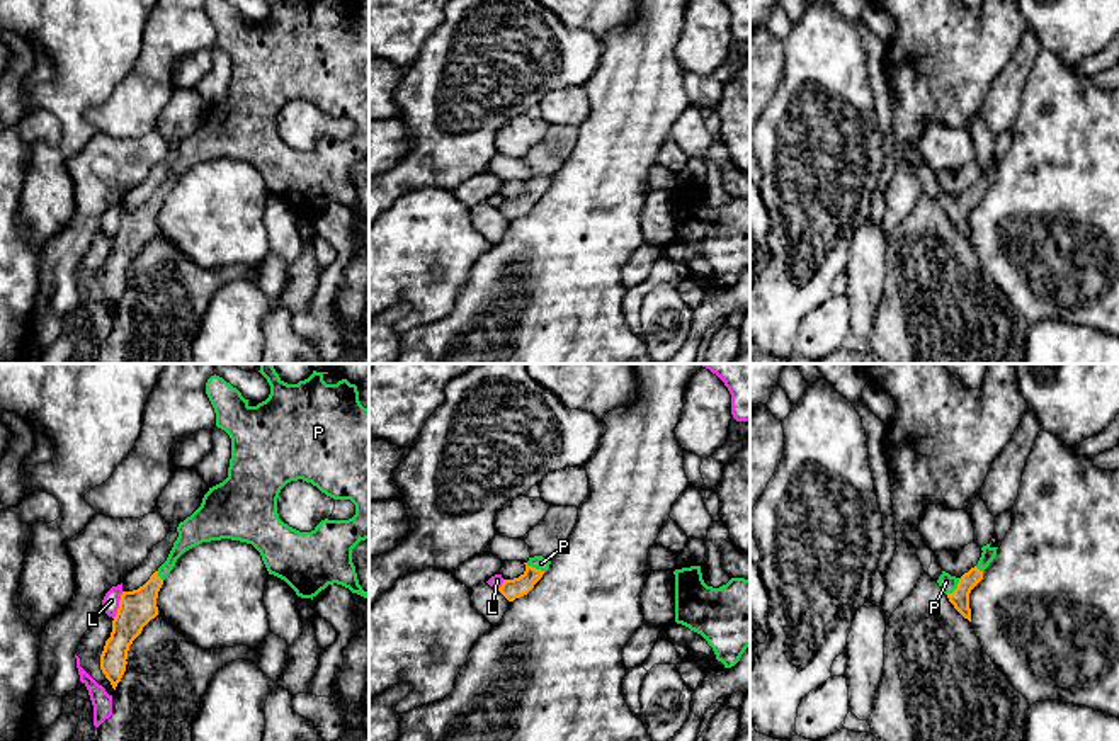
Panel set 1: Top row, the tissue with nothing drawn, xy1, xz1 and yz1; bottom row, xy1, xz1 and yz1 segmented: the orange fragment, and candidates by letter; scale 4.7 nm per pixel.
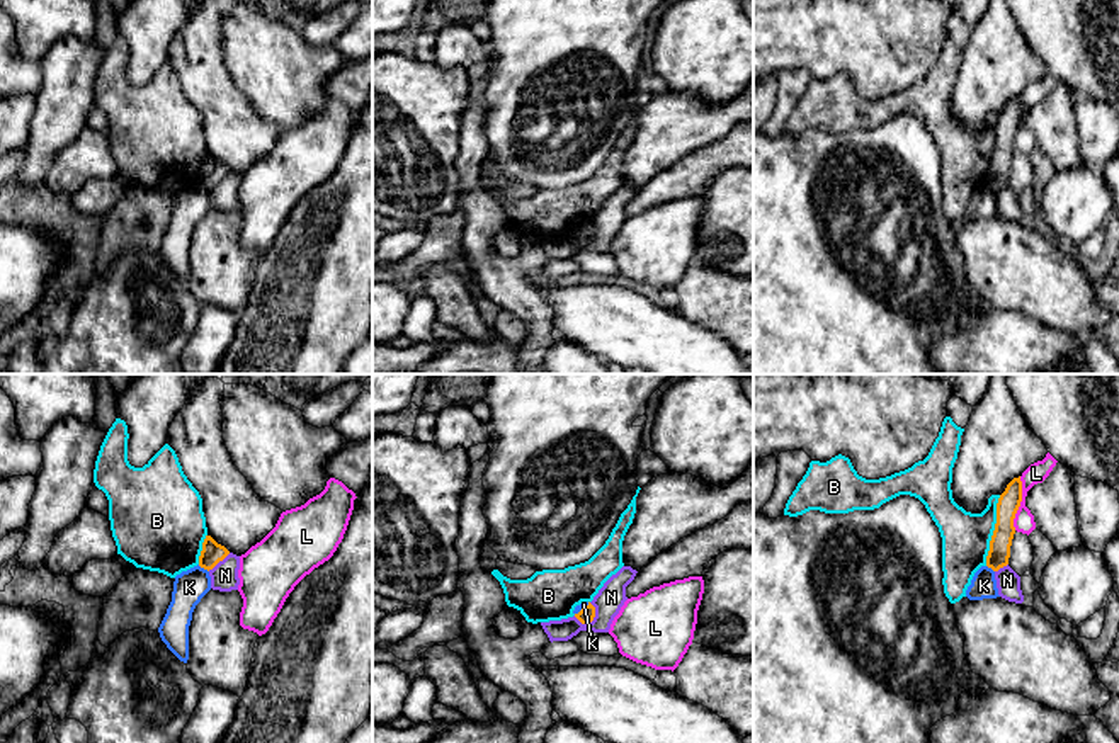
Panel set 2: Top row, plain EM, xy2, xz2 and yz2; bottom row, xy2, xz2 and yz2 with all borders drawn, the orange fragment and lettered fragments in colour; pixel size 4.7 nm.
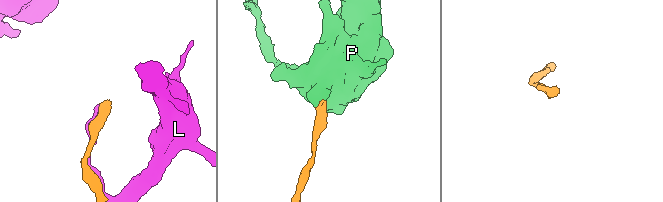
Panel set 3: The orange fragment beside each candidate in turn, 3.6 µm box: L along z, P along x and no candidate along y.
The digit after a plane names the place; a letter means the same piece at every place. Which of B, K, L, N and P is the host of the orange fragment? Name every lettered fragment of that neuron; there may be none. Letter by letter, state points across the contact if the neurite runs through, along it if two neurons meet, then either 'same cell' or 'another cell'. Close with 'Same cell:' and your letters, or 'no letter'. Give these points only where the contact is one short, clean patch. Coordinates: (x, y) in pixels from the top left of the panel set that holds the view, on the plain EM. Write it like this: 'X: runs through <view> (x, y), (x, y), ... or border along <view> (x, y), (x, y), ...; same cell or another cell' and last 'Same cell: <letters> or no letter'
B: another cell
K: border along xy2 (198, 184), (208, 191); another cell
L: another cell
N: border along xz2 (596, 226), (596, 235), (589, 242), (580, 242), (573, 235); another cell
P: runs through xz1 (514, 208), (534, 187), (541, 182); same cell
Same cell: P

